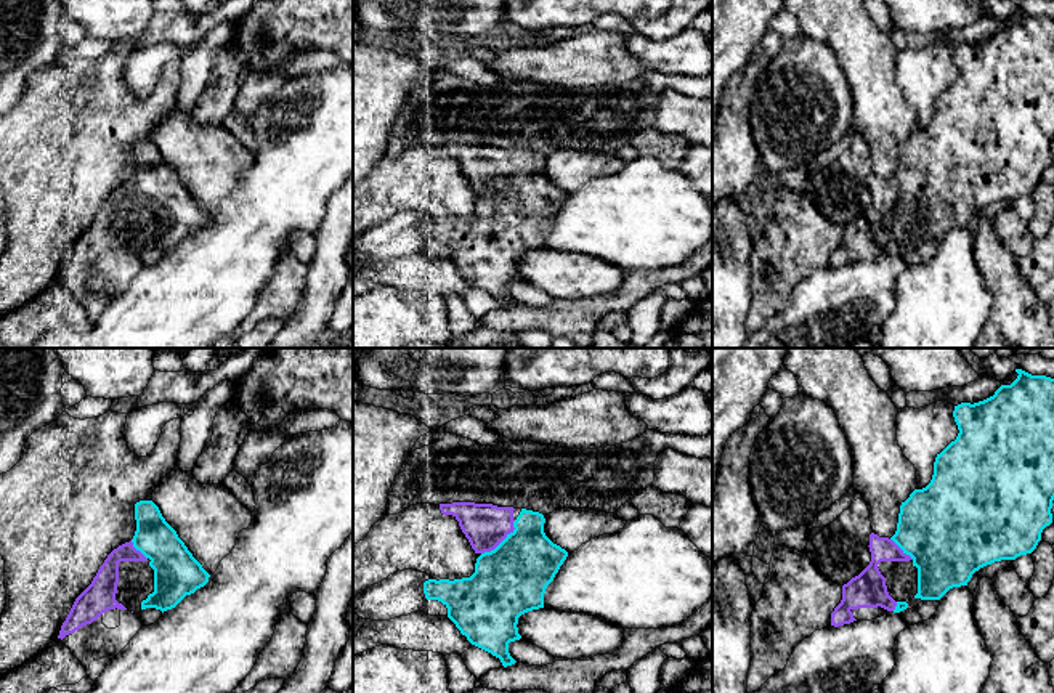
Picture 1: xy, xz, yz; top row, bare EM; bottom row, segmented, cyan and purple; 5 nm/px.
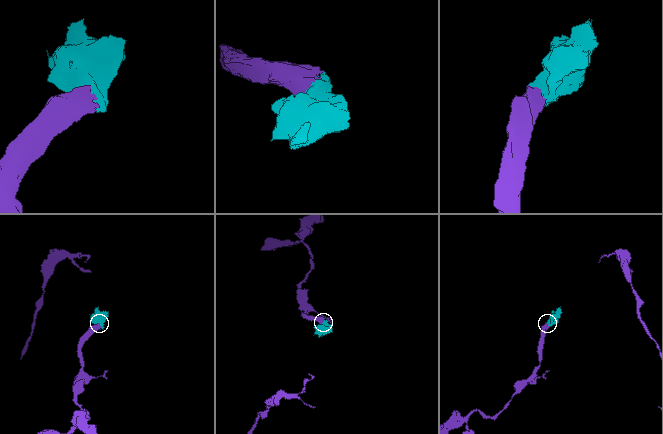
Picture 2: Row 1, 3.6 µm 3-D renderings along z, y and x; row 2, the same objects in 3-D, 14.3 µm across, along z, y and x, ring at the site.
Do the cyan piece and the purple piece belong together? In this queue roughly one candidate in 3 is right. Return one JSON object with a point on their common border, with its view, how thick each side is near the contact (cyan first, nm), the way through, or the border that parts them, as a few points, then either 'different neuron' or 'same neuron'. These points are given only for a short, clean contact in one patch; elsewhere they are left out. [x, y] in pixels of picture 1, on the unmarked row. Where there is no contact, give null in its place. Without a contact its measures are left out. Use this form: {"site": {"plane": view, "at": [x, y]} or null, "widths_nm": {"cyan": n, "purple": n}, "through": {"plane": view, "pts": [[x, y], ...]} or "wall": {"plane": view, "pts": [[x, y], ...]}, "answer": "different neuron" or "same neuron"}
{"site": {"plane": "xz", "at": [502, 182]}, "widths_nm": {"cyan": 360, "purple": 220}, "answer": "same neuron"}

